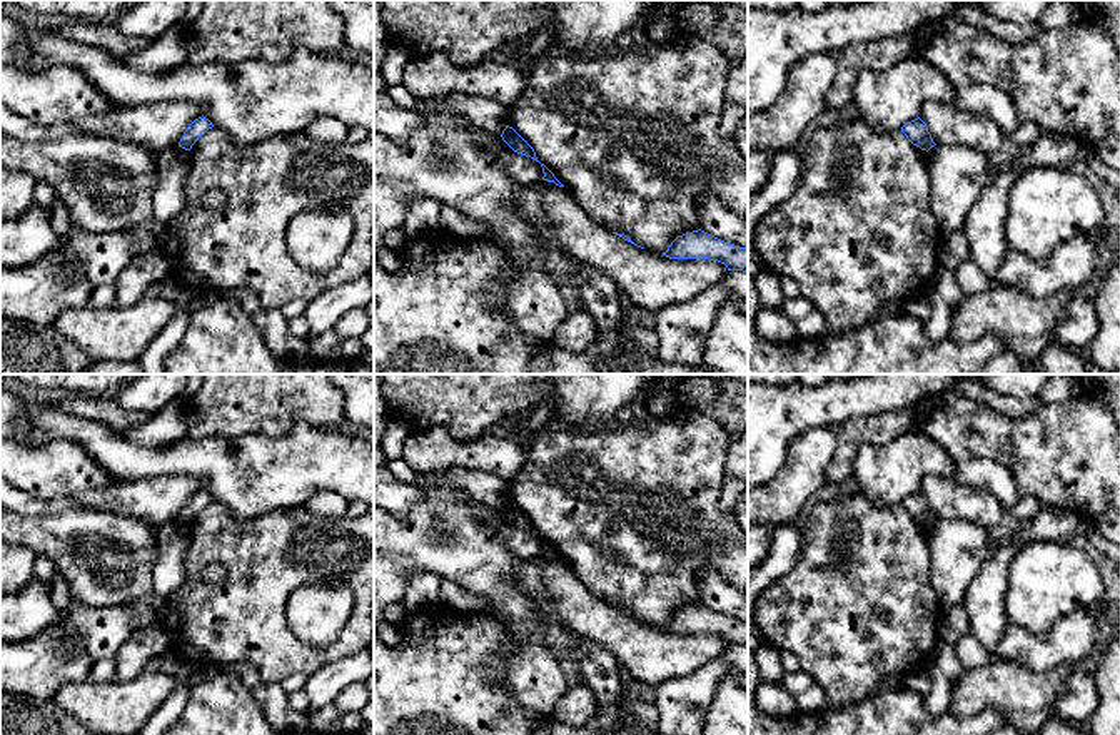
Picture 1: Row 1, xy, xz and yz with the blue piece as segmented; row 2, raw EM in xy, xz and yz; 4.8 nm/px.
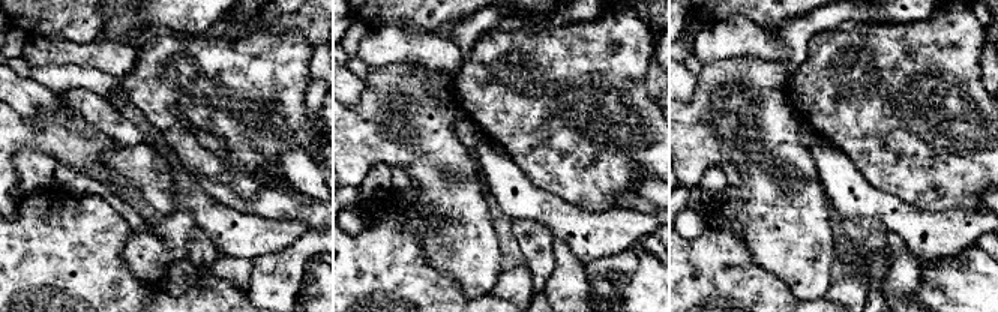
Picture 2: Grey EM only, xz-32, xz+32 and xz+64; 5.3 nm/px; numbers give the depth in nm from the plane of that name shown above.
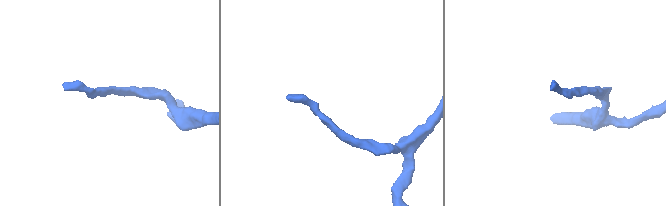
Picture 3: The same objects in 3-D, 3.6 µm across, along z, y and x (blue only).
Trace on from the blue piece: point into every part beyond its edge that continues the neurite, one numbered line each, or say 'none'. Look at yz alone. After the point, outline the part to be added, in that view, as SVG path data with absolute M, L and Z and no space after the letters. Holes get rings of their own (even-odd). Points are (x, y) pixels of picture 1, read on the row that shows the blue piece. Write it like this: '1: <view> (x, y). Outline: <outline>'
none

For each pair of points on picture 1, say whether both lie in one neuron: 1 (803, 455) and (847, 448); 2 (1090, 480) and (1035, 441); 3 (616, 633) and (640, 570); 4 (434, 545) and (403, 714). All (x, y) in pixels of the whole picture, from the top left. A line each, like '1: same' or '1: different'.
1: different
2: same
3: different
4: different

